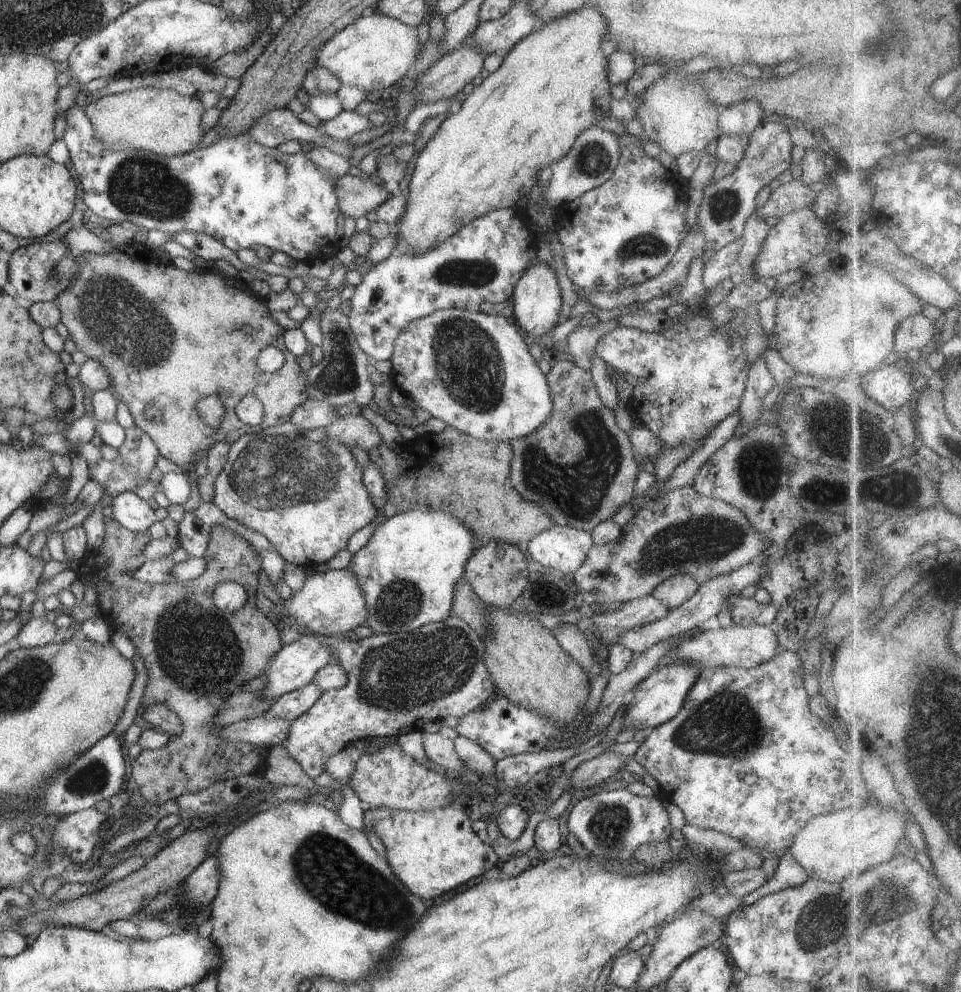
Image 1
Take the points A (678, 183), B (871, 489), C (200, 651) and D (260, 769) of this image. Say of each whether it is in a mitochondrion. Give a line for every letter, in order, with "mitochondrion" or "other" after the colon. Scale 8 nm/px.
A: other
B: mitochondrion
C: mitochondrion
D: other

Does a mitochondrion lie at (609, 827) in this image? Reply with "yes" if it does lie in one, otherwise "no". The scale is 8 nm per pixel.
yes

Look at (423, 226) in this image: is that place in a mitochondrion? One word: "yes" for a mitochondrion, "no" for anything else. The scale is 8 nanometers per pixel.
no

